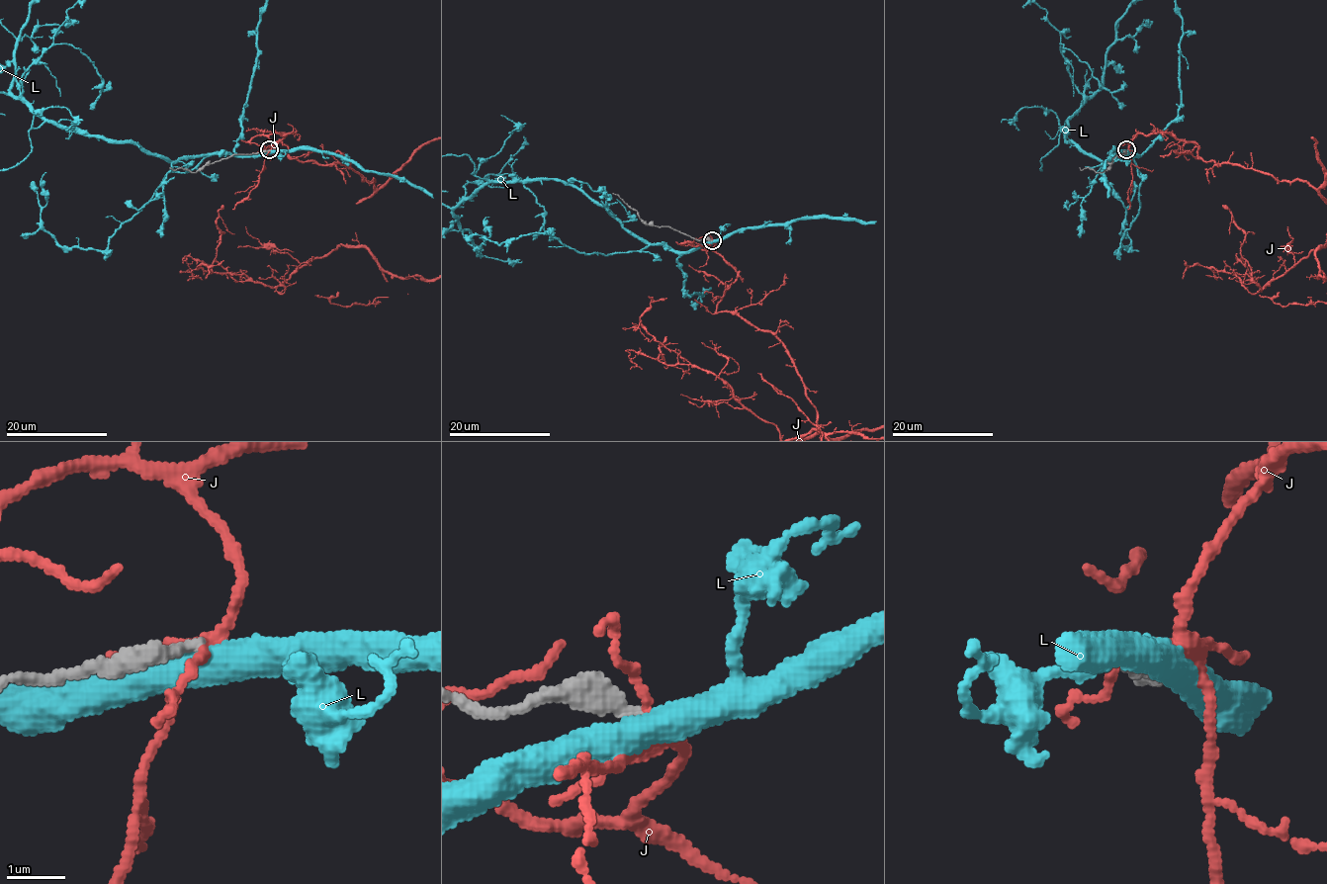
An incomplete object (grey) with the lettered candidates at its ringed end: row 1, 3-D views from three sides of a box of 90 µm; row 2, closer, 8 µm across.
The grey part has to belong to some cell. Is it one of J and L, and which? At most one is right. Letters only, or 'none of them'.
none of them

